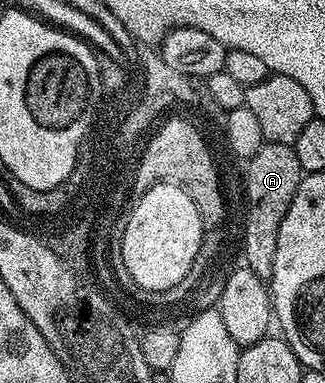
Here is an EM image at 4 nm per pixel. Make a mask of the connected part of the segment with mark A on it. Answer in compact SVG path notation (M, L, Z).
M266 143L257 153L253 169L248 172L253 205L249 218L248 250L243 254L243 261L251 272L268 279L273 273L279 227L283 223L283 215L287 215L287 207L291 207L291 199L295 199L303 174L299 167L299 155L295 155L292 145Z

